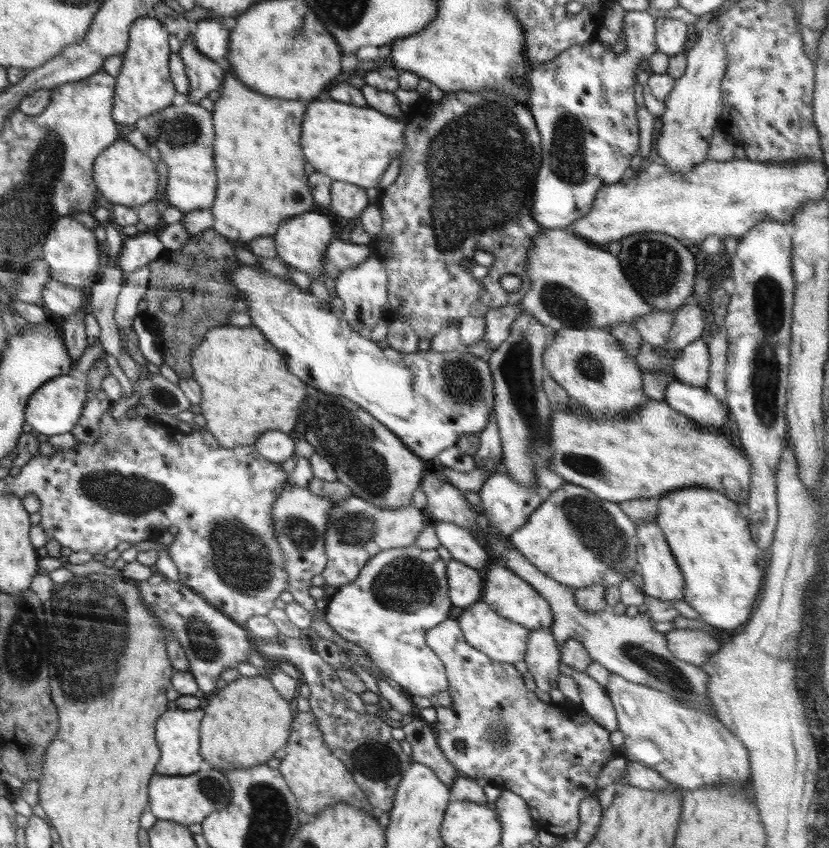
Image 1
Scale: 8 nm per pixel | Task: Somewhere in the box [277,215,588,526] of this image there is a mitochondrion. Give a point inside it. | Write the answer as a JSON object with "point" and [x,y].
{"point":[341,433]}

